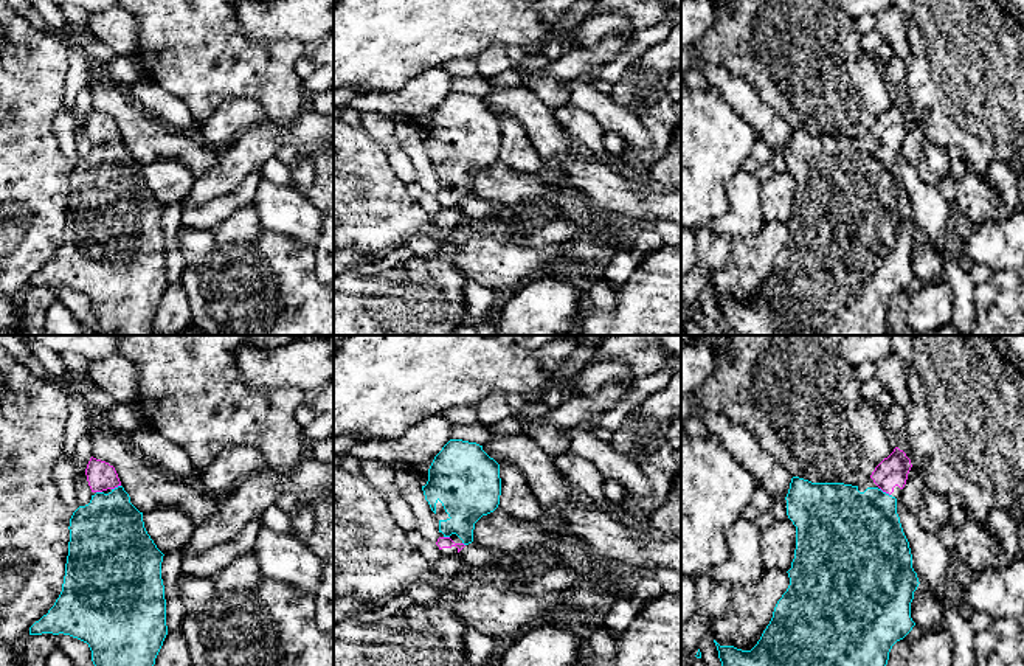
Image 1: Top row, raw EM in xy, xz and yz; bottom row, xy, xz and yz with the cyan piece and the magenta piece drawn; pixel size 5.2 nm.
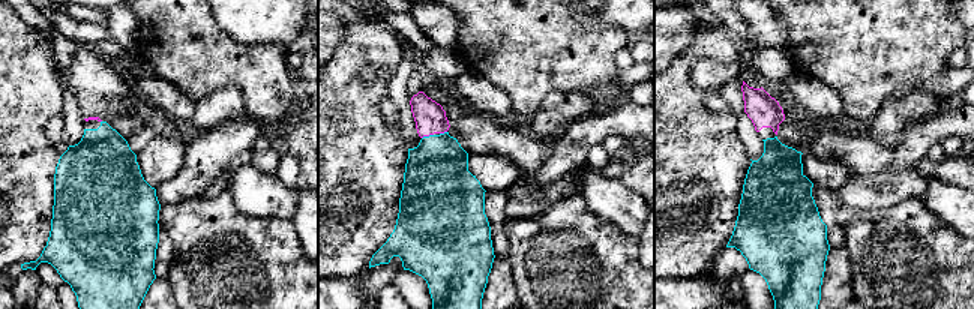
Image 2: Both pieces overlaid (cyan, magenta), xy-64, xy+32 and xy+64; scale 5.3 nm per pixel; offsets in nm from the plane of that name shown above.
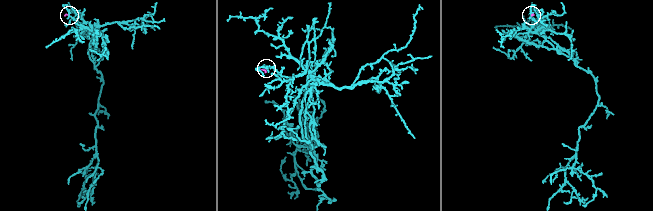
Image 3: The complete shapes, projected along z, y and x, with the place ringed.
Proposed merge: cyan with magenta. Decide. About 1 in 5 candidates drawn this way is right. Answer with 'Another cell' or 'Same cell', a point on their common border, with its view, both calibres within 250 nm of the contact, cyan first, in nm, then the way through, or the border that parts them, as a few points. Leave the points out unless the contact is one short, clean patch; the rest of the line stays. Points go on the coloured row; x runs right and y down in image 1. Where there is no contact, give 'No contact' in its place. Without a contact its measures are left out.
Same cell. Touches cyan at yz (885, 492). Thickness 440 nm (cyan) against 160 nm. Path across: yz (858, 533), (868, 523), (885, 492), (886, 477), (892, 471)

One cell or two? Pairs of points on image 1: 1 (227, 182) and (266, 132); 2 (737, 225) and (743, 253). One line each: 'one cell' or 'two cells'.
1: one cell
2: two cells

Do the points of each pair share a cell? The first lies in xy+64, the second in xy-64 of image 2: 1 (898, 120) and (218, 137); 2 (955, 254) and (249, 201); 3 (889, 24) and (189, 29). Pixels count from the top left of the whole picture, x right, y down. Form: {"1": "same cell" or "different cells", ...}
{"1": "different cells", "2": "different cells", "3": "same cell"}

